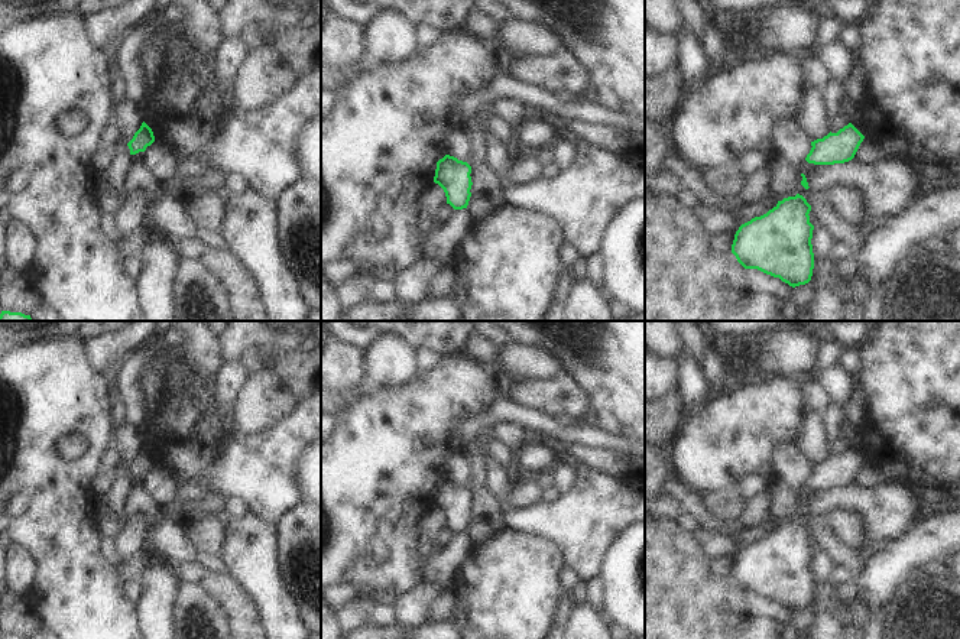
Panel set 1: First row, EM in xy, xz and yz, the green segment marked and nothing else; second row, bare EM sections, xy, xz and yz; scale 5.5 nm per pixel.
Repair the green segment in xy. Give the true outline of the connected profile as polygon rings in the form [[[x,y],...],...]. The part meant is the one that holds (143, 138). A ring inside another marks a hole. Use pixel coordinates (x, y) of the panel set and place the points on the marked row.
[[[143,121],[140,129],[134,133],[133,139],[127,143],[130,155],[145,152],[147,146],[155,142],[152,129]]]

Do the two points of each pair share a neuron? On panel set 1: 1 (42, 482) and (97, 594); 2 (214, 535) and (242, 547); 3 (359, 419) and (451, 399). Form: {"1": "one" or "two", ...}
{"1": "one", "2": "two", "3": "one"}

